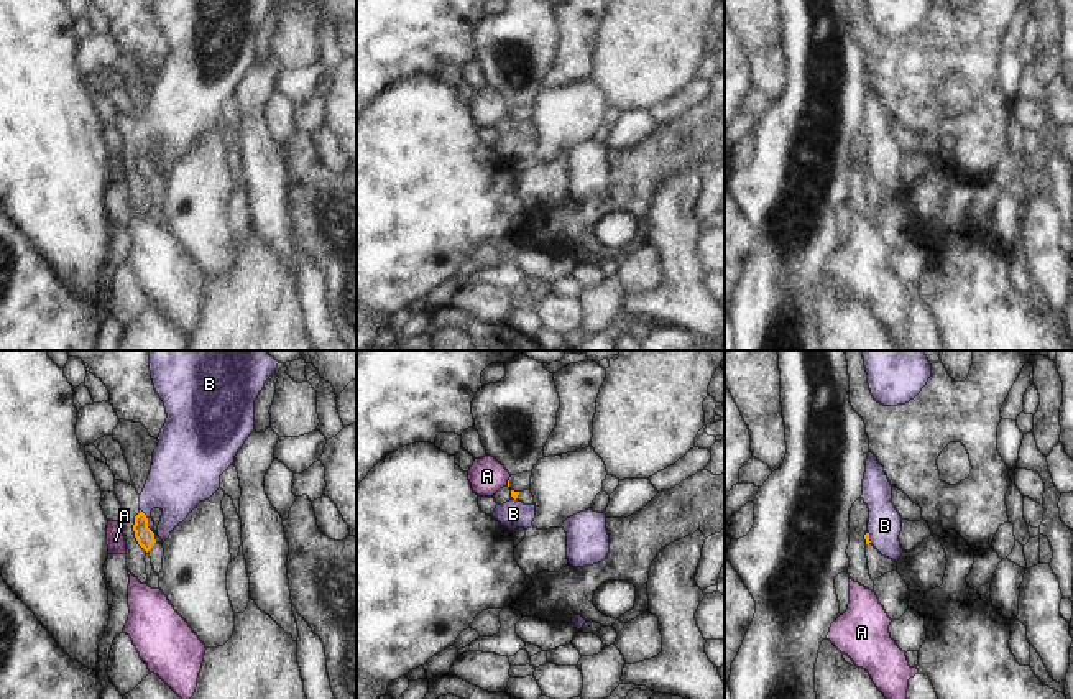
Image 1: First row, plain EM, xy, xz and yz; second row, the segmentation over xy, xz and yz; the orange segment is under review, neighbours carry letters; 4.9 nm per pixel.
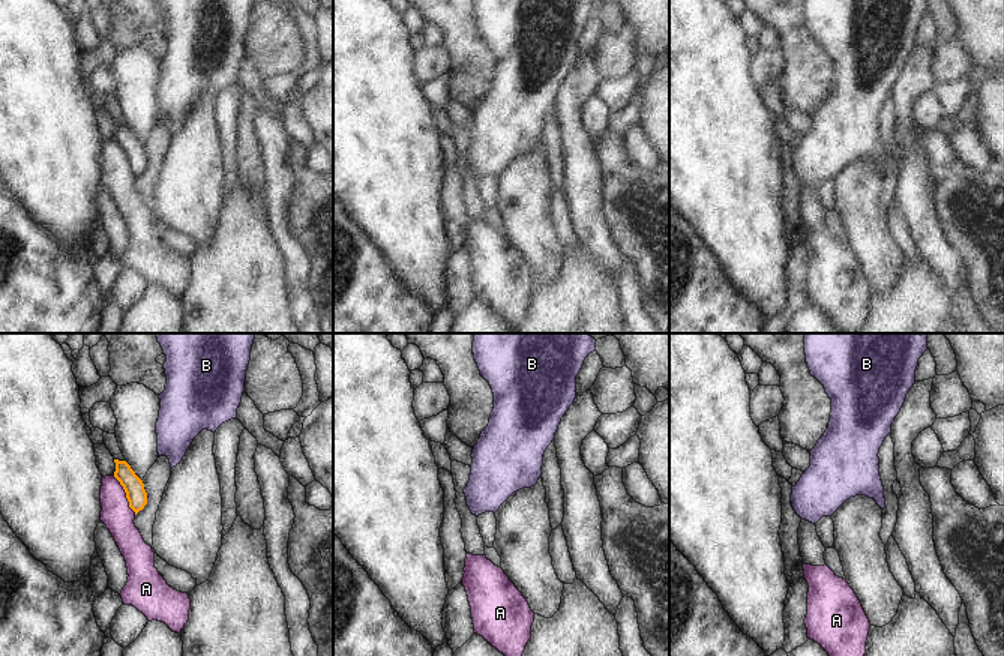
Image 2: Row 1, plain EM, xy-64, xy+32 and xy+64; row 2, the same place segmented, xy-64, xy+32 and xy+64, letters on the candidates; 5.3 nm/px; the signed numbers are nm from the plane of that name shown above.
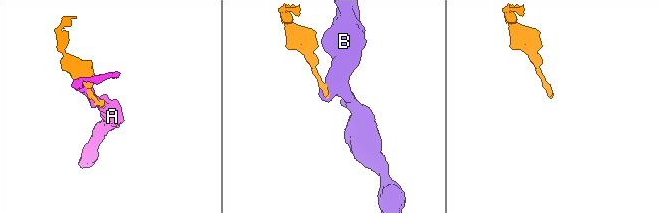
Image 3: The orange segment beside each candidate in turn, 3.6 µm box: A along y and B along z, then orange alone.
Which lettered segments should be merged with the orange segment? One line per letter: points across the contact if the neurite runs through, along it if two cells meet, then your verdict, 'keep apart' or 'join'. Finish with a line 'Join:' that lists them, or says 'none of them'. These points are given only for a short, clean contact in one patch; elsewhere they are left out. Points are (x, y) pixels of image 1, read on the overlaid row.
A: keep apart
B: along xy (140, 509), (155, 540) | keep apart
Join: none of them

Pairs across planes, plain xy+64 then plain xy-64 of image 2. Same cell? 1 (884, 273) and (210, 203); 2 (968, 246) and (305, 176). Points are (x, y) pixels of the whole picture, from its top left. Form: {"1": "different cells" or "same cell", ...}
{"1": "same cell", "2": "same cell"}

